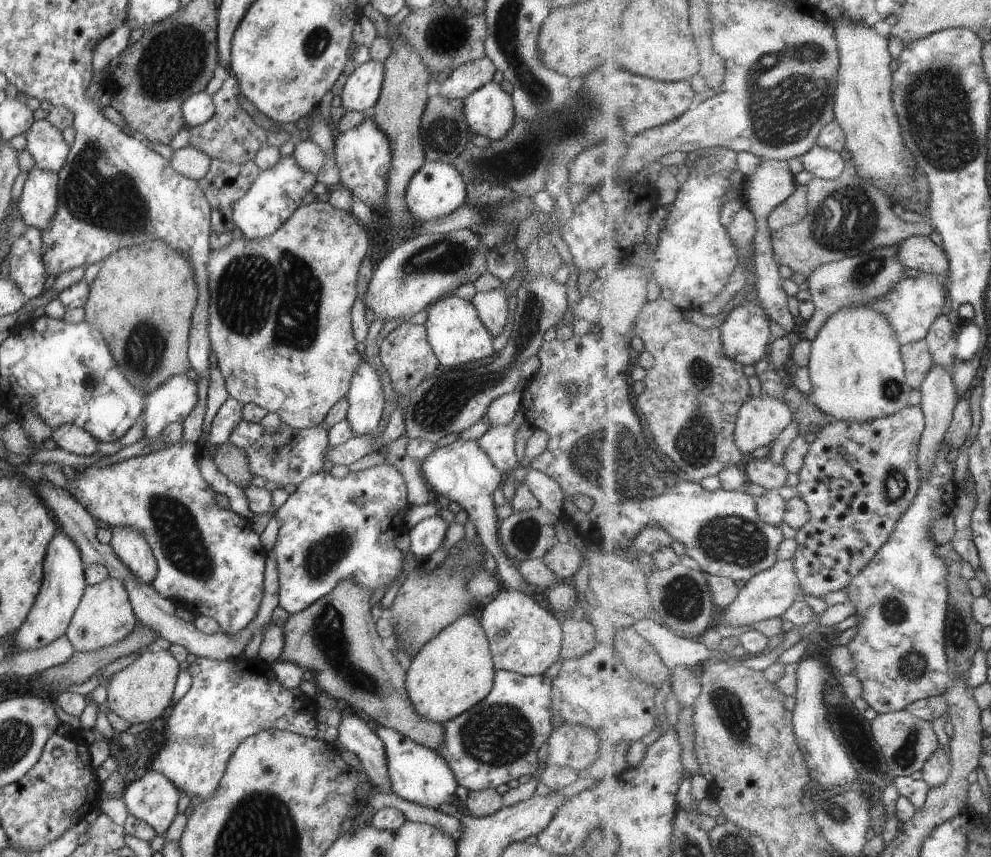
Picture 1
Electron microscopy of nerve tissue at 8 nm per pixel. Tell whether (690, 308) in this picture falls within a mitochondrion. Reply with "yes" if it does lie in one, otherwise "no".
no

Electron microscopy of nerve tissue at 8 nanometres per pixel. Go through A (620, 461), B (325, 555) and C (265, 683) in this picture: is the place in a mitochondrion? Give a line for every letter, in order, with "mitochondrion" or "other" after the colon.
A: mitochondrion
B: mitochondrion
C: other

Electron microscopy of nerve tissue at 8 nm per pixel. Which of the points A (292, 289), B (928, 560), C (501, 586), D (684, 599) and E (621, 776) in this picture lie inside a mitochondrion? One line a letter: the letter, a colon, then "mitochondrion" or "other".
A: mitochondrion
B: other
C: other
D: mitochondrion
E: other

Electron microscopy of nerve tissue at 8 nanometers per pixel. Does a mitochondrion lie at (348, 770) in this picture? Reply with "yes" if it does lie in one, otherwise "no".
no

